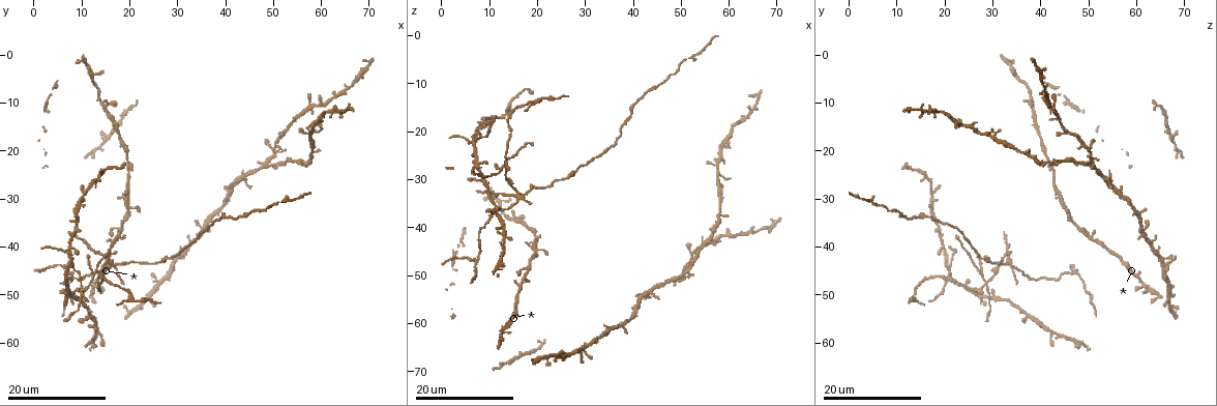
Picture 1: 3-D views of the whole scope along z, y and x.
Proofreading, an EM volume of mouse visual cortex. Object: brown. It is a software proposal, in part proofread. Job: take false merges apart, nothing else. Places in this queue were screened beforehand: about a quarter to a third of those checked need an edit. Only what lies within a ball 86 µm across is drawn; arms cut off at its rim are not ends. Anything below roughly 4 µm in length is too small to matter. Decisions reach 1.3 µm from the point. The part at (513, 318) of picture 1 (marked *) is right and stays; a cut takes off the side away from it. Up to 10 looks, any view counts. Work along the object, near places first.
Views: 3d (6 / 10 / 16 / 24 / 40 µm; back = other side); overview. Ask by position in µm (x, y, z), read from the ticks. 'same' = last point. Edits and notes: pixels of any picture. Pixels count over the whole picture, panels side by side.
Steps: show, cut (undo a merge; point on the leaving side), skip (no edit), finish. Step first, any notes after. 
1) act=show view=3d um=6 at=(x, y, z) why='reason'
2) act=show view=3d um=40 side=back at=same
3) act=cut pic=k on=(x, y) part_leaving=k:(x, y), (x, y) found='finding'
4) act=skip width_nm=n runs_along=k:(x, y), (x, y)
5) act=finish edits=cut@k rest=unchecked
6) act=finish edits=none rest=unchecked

act=show view=3d um=16 at=(16.5, 43.5, 33.5) why='four or more arms meet'

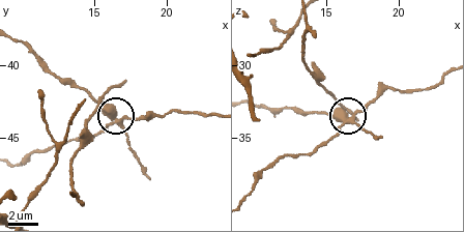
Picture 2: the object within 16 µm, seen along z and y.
act=show view=3d um=6 at=(16.4, 43.4, 33.6)

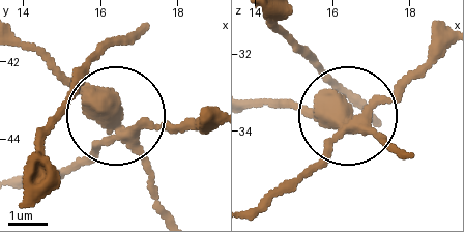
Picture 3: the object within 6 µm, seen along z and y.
act=show view=3d um=6 side=back at=same

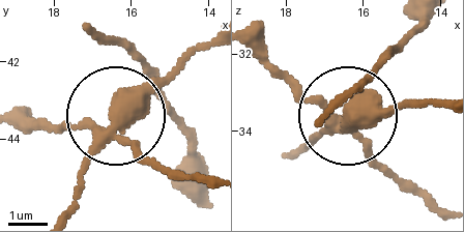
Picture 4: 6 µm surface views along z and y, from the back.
act=cut pic=4 on=(143, 97) part_leaving=4:(105, 140), (210, 48) found='two neurons meet here'

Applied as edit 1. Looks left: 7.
act=show view=3d um=16 at=(21.0, 51.5, 13.5)

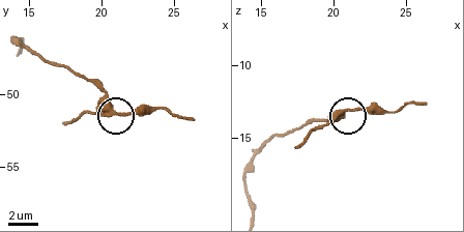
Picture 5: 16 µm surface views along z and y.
act=show view=3d um=6 at=(21.4, 51.6, 13.0)

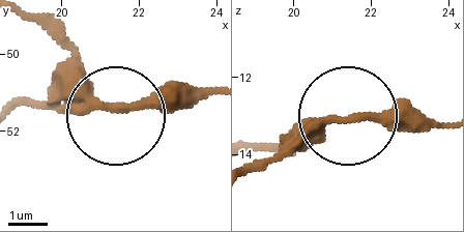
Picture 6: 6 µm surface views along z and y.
act=cut pic=6 on=(67, 44) part_leaving=6:(75, 96), (62, 51), (26, 18) found='a second neuron is stuck on'

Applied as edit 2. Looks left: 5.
act=show view=overview

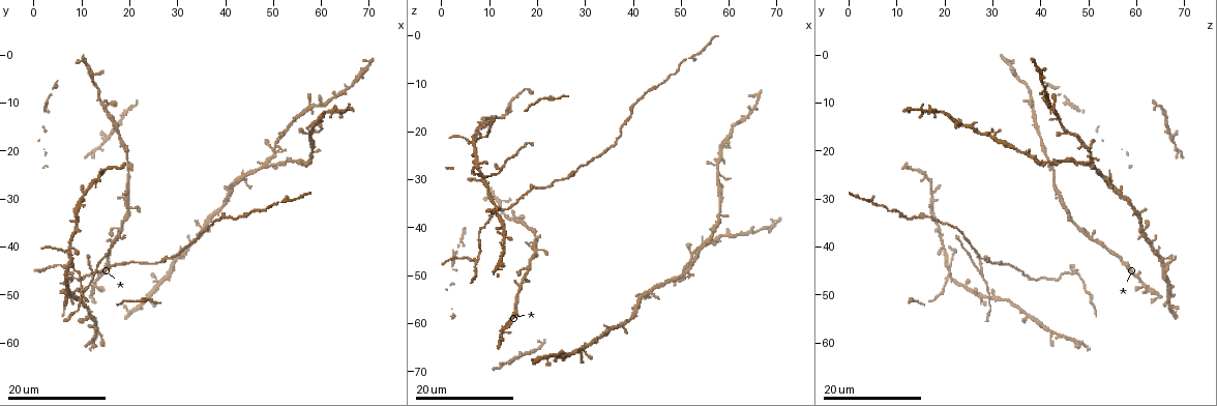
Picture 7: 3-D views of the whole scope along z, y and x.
act=show view=3d um=16 at=(7.5, 45.0, 47.0) why='two arms in line, one across'

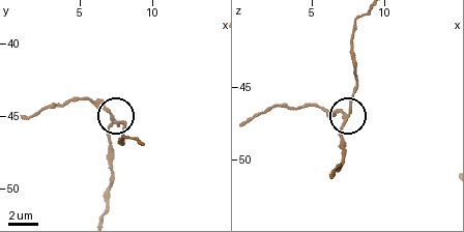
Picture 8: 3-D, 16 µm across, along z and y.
act=show view=3d um=10 at=(7.4, 45.4, 47.2)

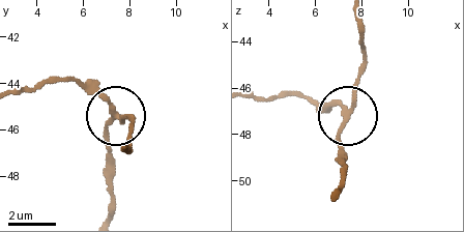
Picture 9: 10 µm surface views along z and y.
act=skip width_nm=180 found='all the same neuron'

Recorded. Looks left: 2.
act=finish edits=cut@4,cut@6 rest=unchecked

